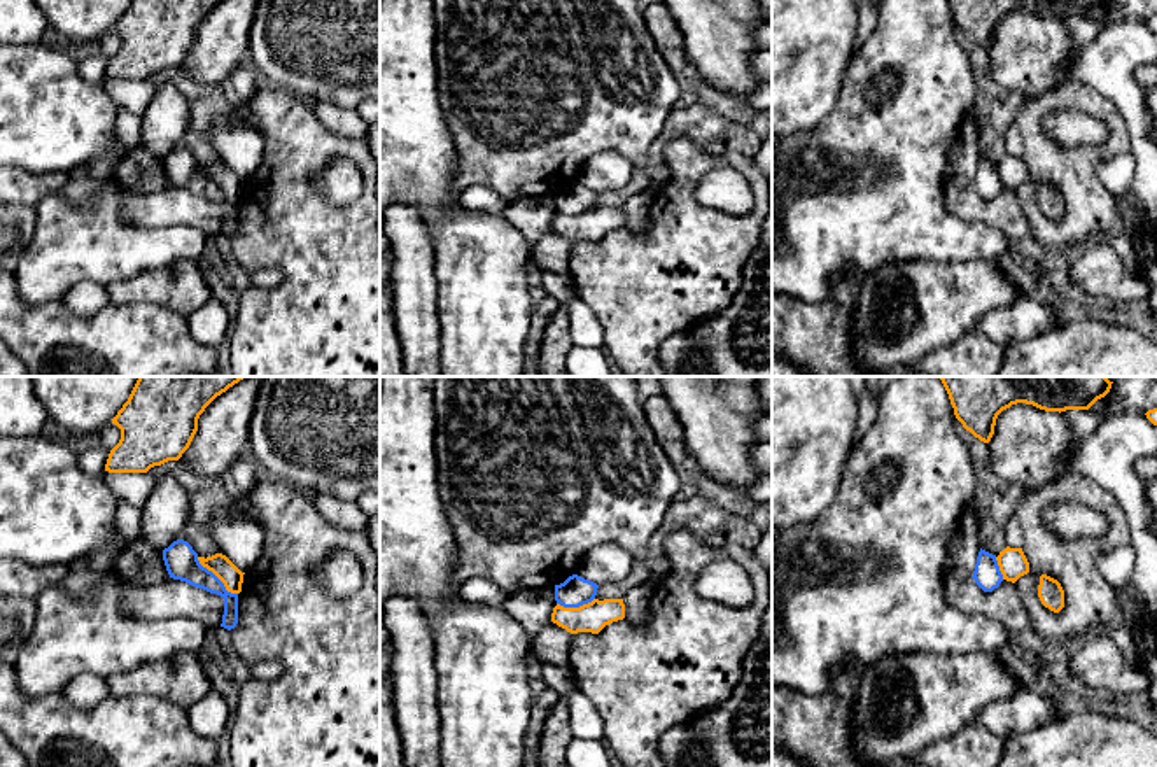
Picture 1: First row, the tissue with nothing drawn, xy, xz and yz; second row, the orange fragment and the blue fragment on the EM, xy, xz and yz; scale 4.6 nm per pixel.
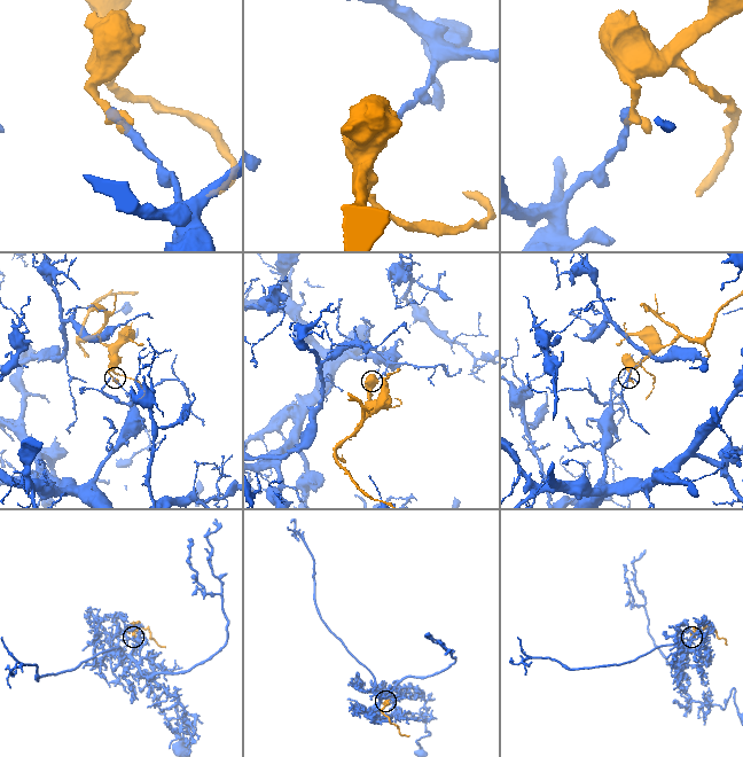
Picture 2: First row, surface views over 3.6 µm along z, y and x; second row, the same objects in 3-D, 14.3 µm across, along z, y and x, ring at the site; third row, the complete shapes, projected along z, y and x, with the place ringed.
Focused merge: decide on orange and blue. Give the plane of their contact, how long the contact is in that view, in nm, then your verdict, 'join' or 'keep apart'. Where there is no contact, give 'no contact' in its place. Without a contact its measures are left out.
meets orange in xy; contact 260 nm long; keep apart

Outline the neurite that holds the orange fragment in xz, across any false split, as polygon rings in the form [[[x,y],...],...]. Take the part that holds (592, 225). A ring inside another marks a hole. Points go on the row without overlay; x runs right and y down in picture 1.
[[[593,207],[579,215],[564,215],[557,212],[551,229],[571,242],[592,240],[599,242],[606,233],[625,226],[623,207]]]

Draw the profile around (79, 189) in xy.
[[[68,175],[67,184],[63,186],[67,198],[75,205],[89,205],[98,193],[107,189],[119,191],[112,175],[105,179]]]

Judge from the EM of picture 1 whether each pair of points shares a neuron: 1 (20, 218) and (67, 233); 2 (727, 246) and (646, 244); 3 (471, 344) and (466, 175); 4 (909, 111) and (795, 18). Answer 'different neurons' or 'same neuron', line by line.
1: different neurons
2: same neuron
3: different neurons
4: different neurons

